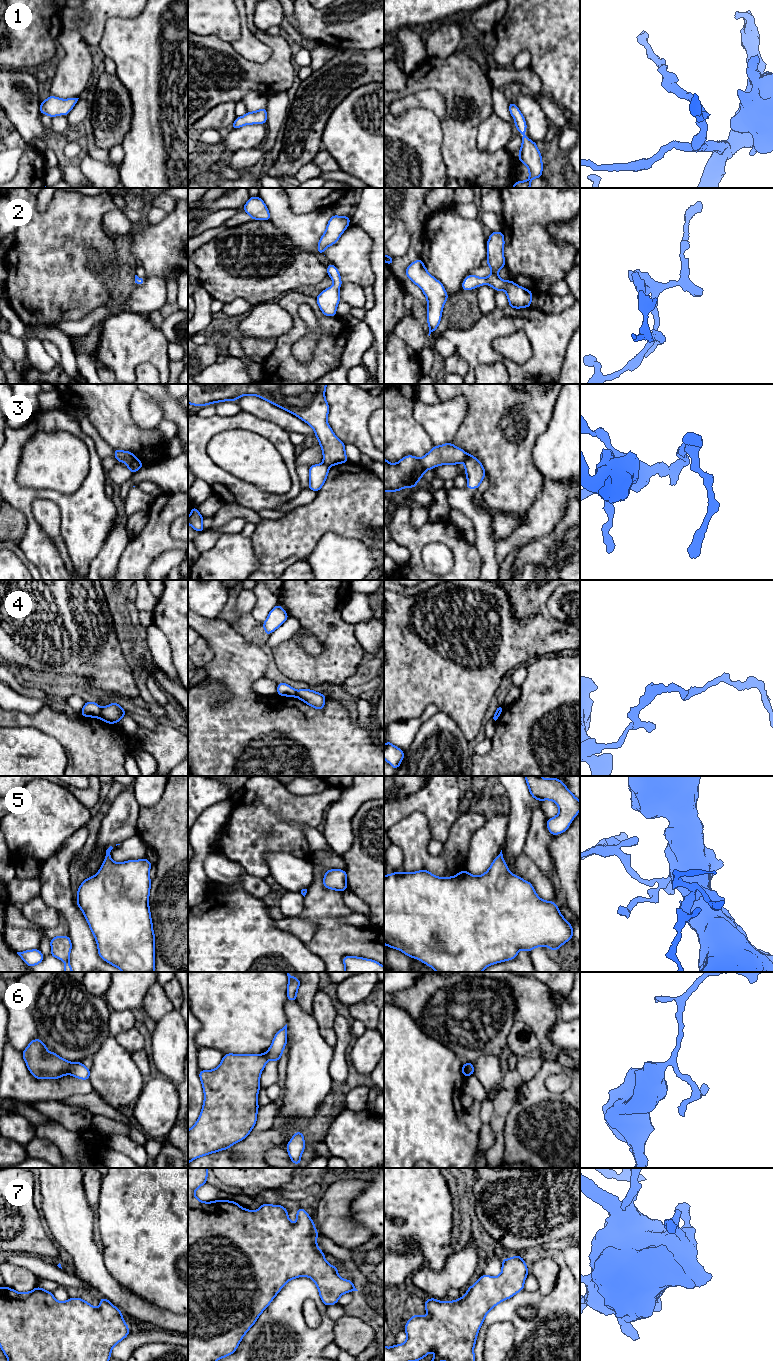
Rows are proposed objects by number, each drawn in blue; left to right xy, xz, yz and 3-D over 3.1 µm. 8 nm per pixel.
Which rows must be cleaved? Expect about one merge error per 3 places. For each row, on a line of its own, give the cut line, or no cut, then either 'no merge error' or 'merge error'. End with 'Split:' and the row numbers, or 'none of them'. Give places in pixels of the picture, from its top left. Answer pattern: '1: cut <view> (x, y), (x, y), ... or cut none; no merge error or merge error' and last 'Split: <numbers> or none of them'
1: cut none; no merge error
2: cut none; no merge error
3: cut yz (466, 454), (463, 461); merge error
4: cut xy (101, 708), (99, 717); merge error
5: cut none; no merge error
6: cut xy (72, 1063), (68, 1073); merge error
7: cut none; no merge error
Split: 3, 4, 6

